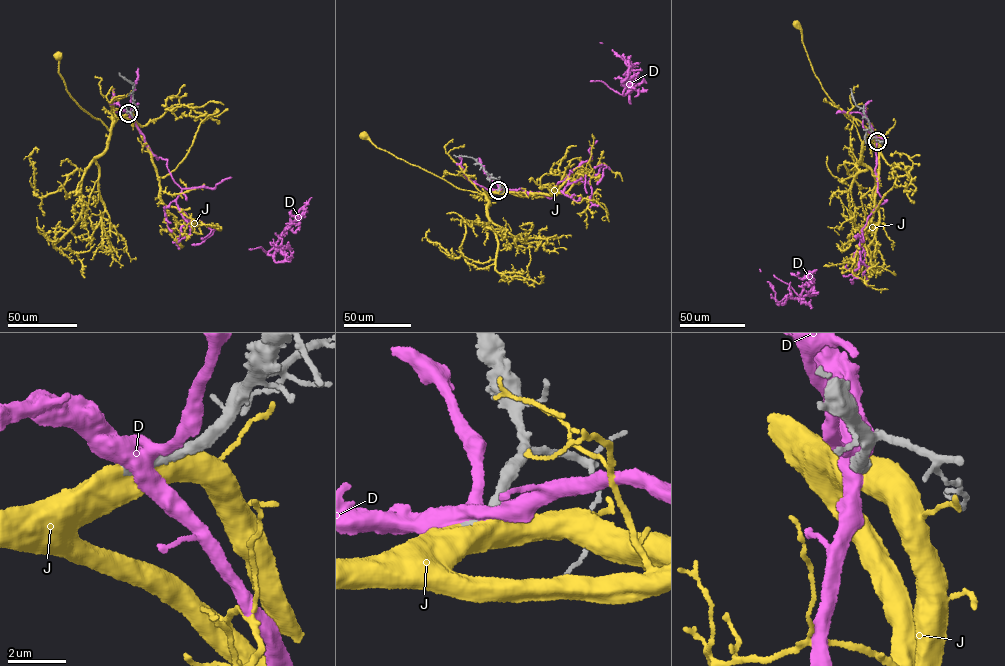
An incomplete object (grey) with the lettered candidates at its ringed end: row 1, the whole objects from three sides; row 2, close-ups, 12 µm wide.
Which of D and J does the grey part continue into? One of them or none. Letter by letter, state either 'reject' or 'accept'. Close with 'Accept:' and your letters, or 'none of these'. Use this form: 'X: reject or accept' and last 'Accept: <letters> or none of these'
D: reject
J: accept
Accept: J

